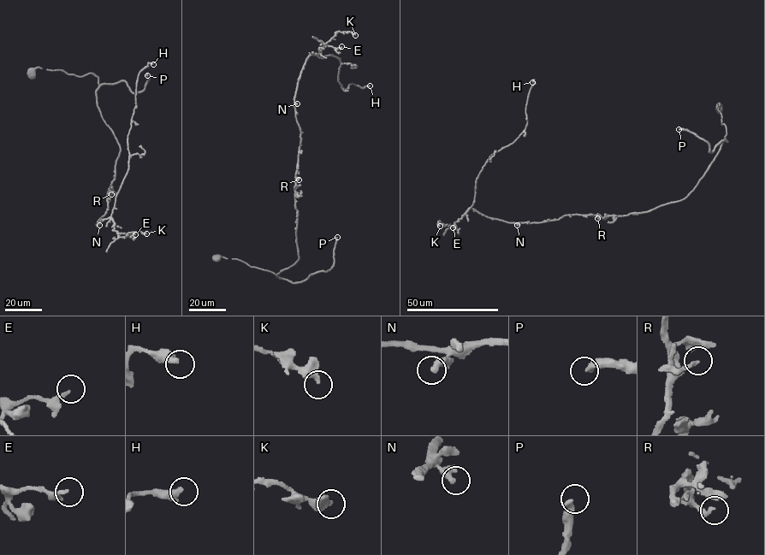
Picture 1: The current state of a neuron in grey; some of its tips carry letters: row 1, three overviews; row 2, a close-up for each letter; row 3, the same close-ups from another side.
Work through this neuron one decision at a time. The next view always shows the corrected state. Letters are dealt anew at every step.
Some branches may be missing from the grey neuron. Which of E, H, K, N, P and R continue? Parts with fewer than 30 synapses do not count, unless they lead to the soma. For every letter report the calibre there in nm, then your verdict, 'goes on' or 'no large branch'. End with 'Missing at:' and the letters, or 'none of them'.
E: 200 nm thick; goes on
H: 400 nm thick; goes on
K: 300 nm thick; no large branch
N: 280 nm thick; no large branch
P: 360 nm thick; goes on
R: 220 nm thick; no large branch
Missing at: E, H, P

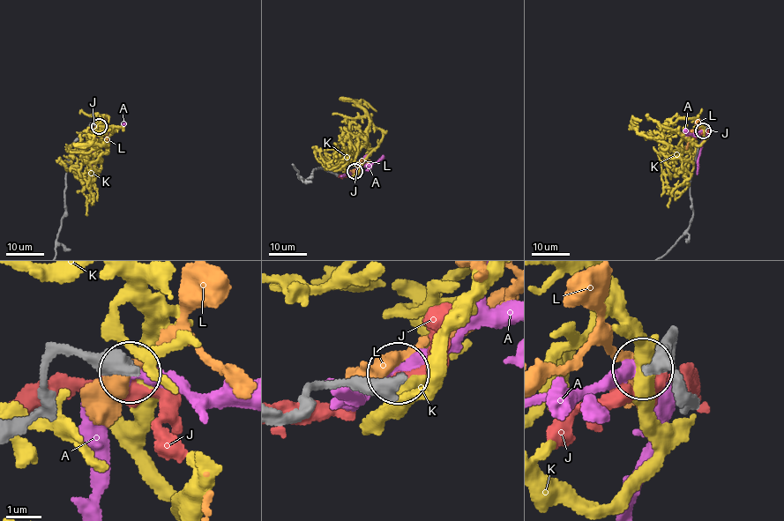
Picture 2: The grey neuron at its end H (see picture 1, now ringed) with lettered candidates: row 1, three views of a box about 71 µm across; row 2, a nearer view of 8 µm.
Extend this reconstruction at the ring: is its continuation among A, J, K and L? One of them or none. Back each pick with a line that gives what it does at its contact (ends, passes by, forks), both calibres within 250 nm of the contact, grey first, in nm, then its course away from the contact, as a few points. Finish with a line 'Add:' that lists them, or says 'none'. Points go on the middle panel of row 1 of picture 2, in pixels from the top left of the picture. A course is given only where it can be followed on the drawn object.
Add: none

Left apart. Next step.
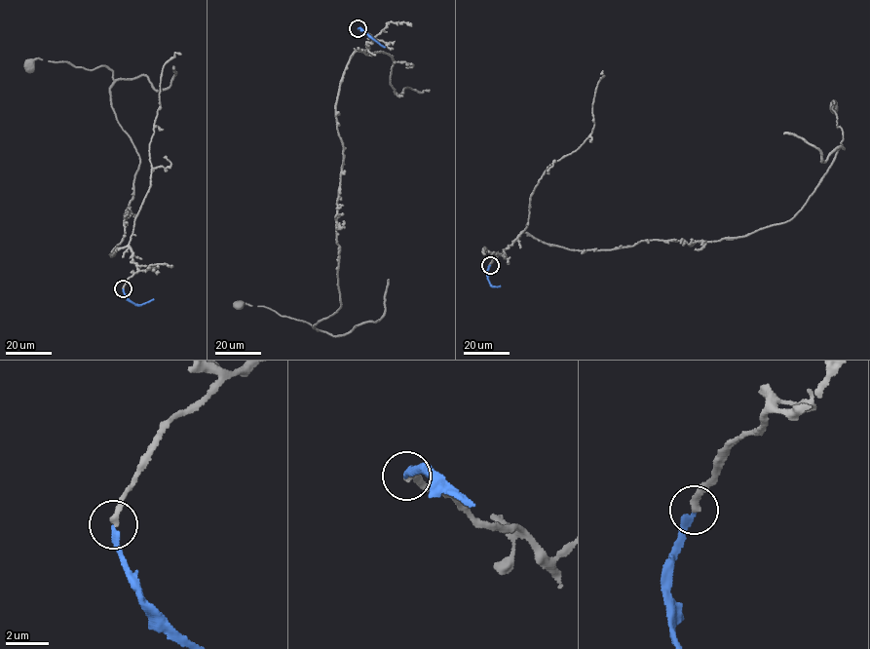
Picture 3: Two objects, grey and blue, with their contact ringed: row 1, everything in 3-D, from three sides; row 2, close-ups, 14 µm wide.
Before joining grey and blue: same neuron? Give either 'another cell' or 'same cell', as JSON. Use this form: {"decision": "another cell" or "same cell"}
{"decision": "same cell"}

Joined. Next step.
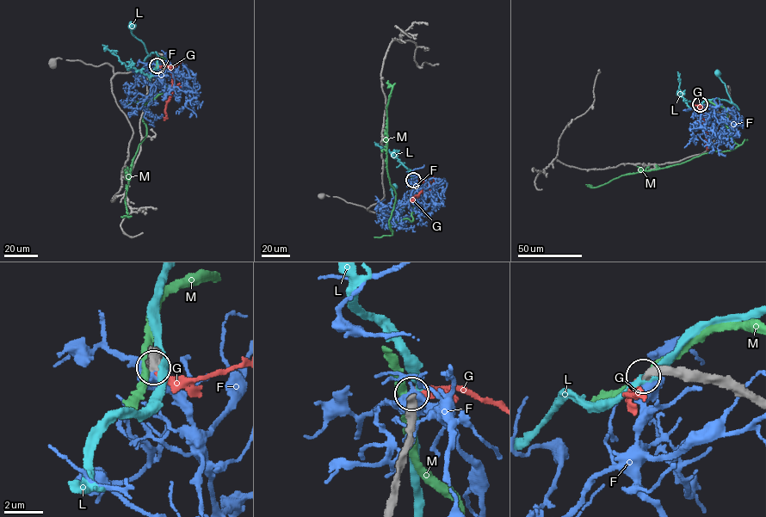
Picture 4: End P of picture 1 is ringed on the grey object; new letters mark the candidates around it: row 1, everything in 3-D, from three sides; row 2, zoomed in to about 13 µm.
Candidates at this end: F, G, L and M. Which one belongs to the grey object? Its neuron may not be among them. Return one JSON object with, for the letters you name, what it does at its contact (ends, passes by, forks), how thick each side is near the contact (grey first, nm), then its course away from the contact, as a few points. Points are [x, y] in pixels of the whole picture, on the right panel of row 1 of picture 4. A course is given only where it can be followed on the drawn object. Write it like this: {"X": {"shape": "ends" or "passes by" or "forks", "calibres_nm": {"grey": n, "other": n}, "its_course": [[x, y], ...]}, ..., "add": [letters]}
{"add": []}

